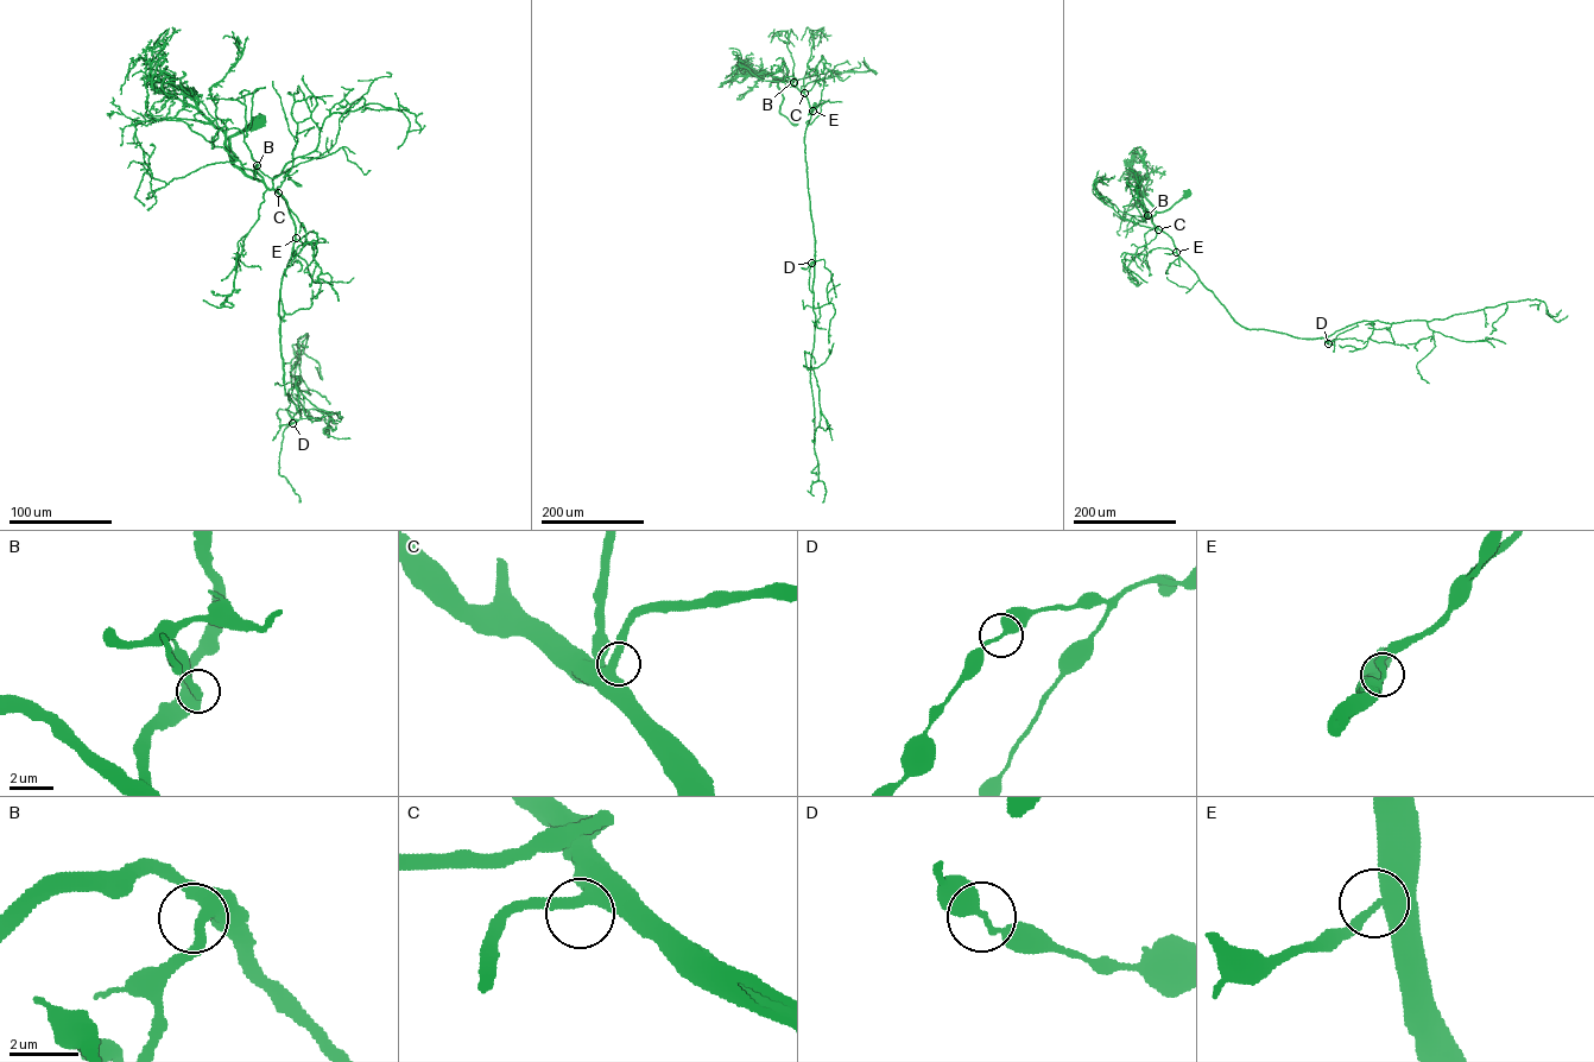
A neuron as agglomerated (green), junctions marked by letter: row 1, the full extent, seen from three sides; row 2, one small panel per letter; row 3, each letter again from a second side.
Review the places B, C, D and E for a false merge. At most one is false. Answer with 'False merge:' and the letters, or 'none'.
False merge: none

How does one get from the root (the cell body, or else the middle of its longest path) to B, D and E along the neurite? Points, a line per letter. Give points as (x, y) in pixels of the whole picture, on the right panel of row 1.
B: (1188, 194), (1164, 212), (1156, 212), (1152, 222), (1147, 215)
D: (1188, 194), (1156, 212), (1152, 223), (1171, 238), (1177, 254), (1231, 316), (1248, 329), (1327, 337), (1327, 343)
E: (1188, 194), (1152, 217), (1152, 223), (1171, 239), (1176, 252)

